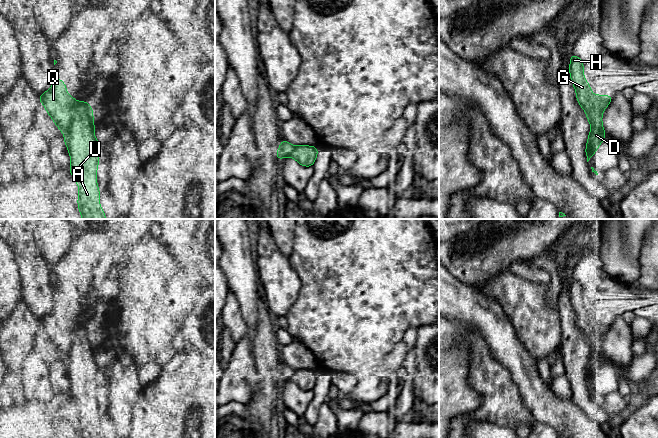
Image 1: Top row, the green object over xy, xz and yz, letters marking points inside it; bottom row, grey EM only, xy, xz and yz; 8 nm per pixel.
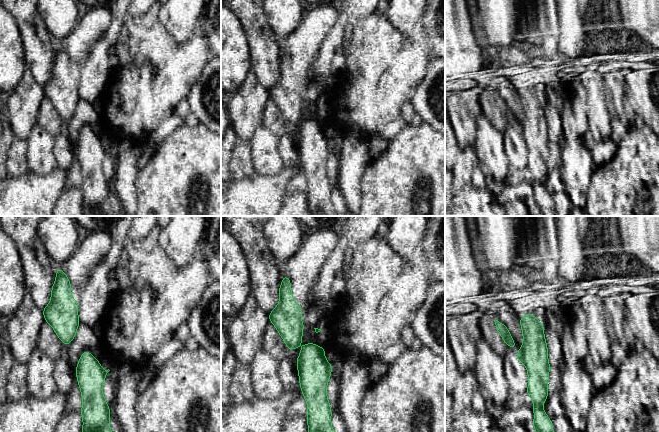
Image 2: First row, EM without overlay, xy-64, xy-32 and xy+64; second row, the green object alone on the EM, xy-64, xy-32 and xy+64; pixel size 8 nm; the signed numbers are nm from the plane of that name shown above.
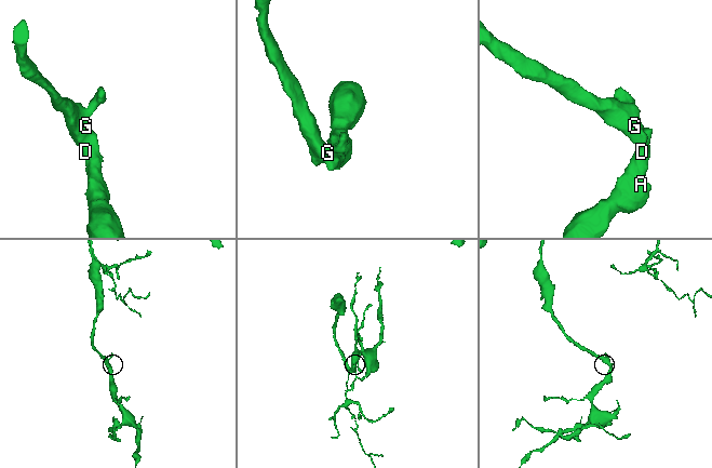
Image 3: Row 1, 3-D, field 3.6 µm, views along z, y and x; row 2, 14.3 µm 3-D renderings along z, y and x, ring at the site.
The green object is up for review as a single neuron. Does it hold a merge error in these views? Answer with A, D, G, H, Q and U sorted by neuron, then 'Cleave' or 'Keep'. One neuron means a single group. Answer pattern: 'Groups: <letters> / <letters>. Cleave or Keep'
Groups: A D G H Q U. Keep

